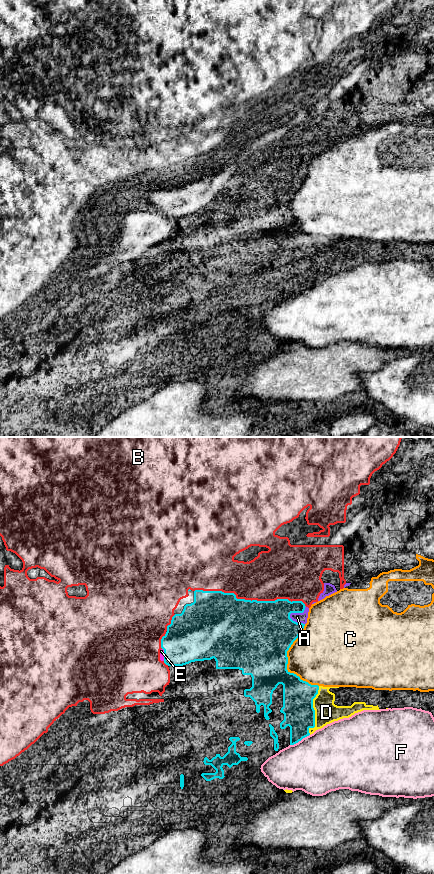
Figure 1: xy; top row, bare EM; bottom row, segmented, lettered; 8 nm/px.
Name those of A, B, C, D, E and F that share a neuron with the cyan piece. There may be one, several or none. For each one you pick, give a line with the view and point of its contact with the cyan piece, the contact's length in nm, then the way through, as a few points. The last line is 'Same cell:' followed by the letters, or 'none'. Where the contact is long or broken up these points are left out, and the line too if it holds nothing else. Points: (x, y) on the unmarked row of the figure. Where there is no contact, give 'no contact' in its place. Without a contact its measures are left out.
A: contact xy (297, 164); length 160 nm
E: contact xy (164, 206); length 110 nm
Same cell: A, E

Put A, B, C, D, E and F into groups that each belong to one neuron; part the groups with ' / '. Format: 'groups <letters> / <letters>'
groups A E / B / C / D / F

